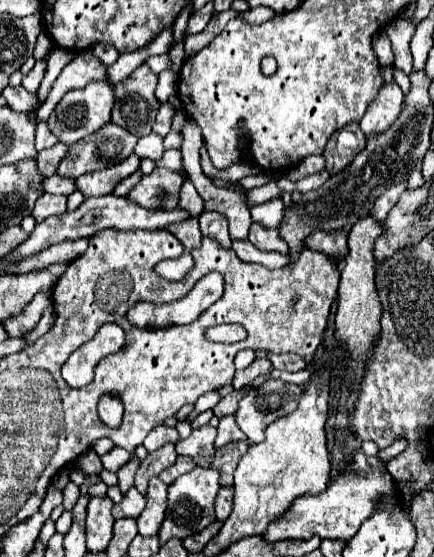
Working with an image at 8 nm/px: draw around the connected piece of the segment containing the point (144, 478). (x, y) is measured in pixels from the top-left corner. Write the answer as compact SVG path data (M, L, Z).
M166 443L162 445L160 449L152 451L146 455L146 459L140 463L140 469L136 473L136 489L140 493L146 493L146 487L148 487L148 481L150 477L158 475L162 469L174 465L176 461L176 449L174 449L174 443Z

